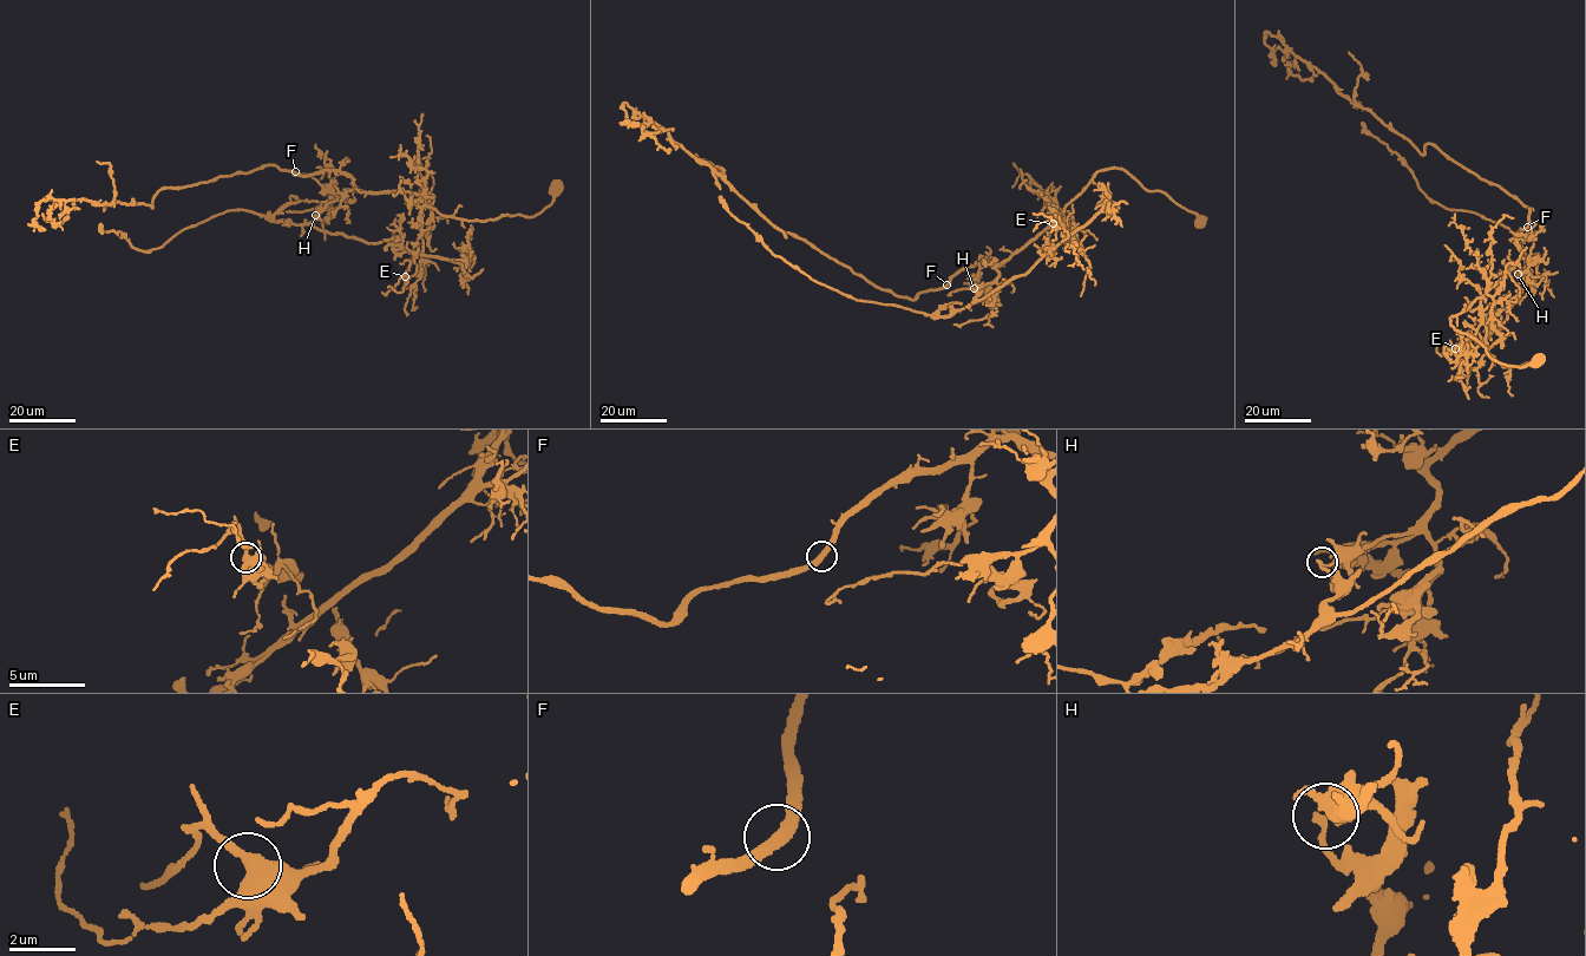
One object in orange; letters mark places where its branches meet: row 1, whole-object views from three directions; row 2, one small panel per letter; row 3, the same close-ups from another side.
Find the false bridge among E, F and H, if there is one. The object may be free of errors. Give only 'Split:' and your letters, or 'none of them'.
Split: H

